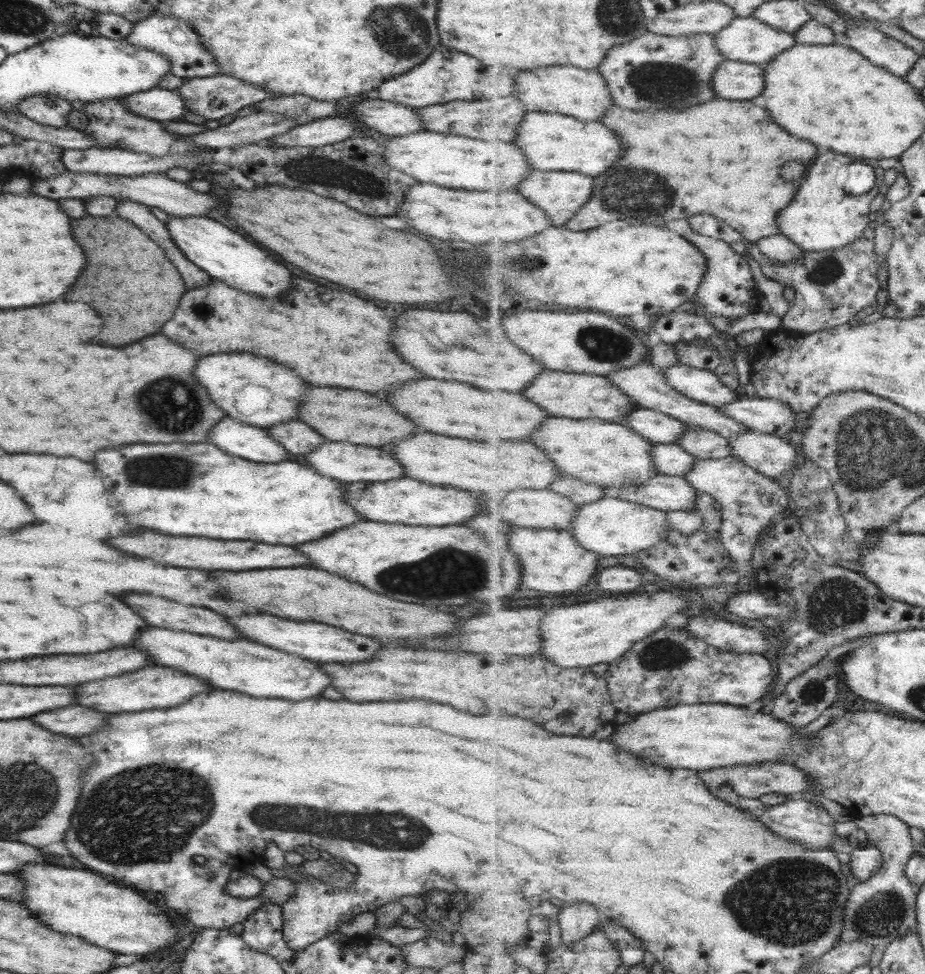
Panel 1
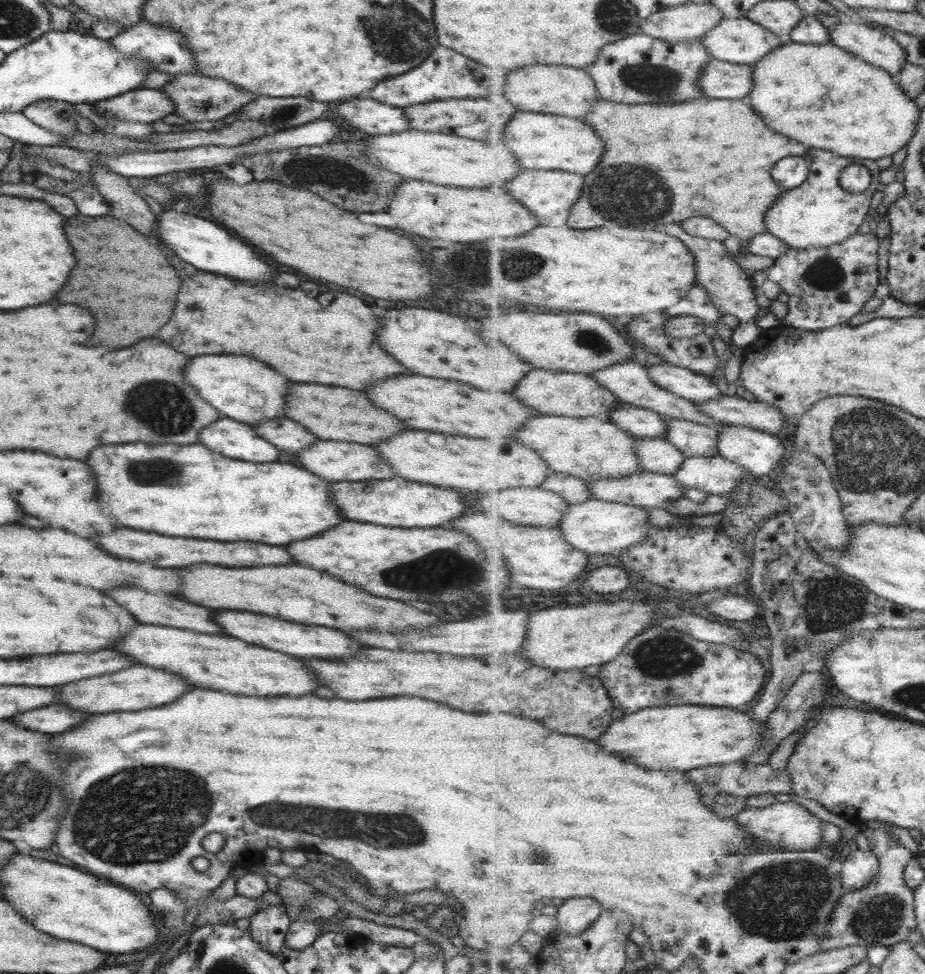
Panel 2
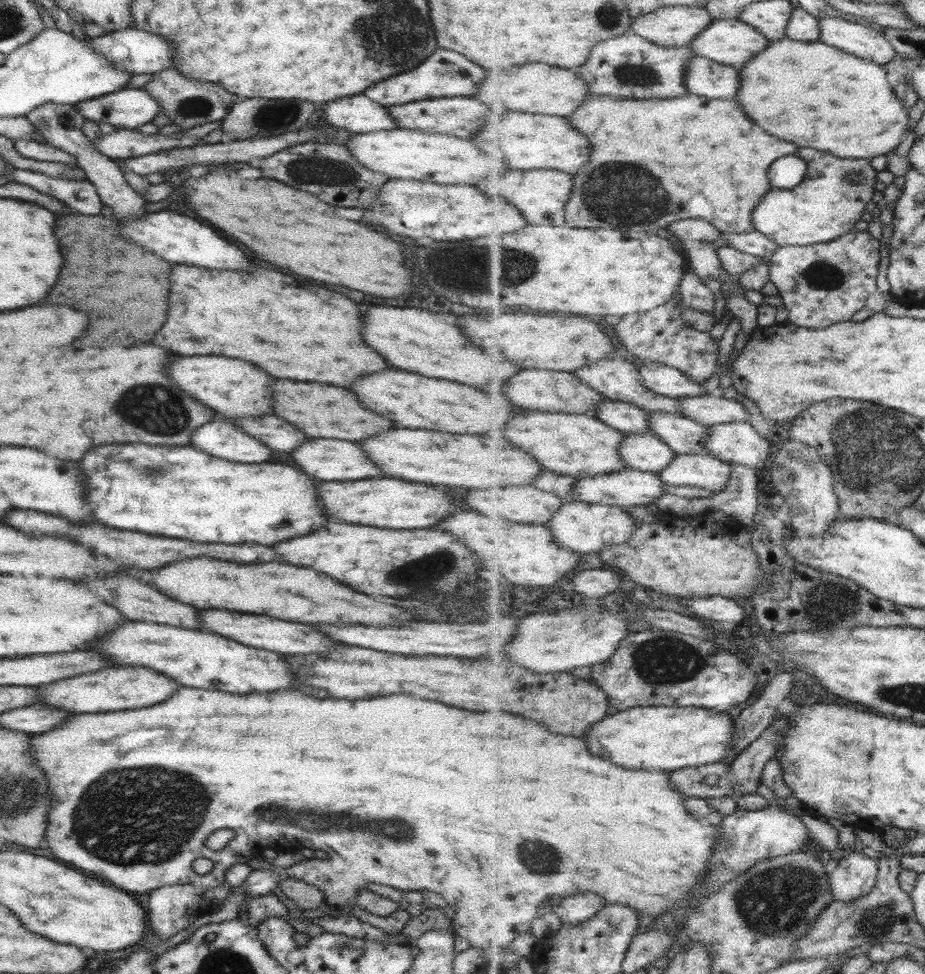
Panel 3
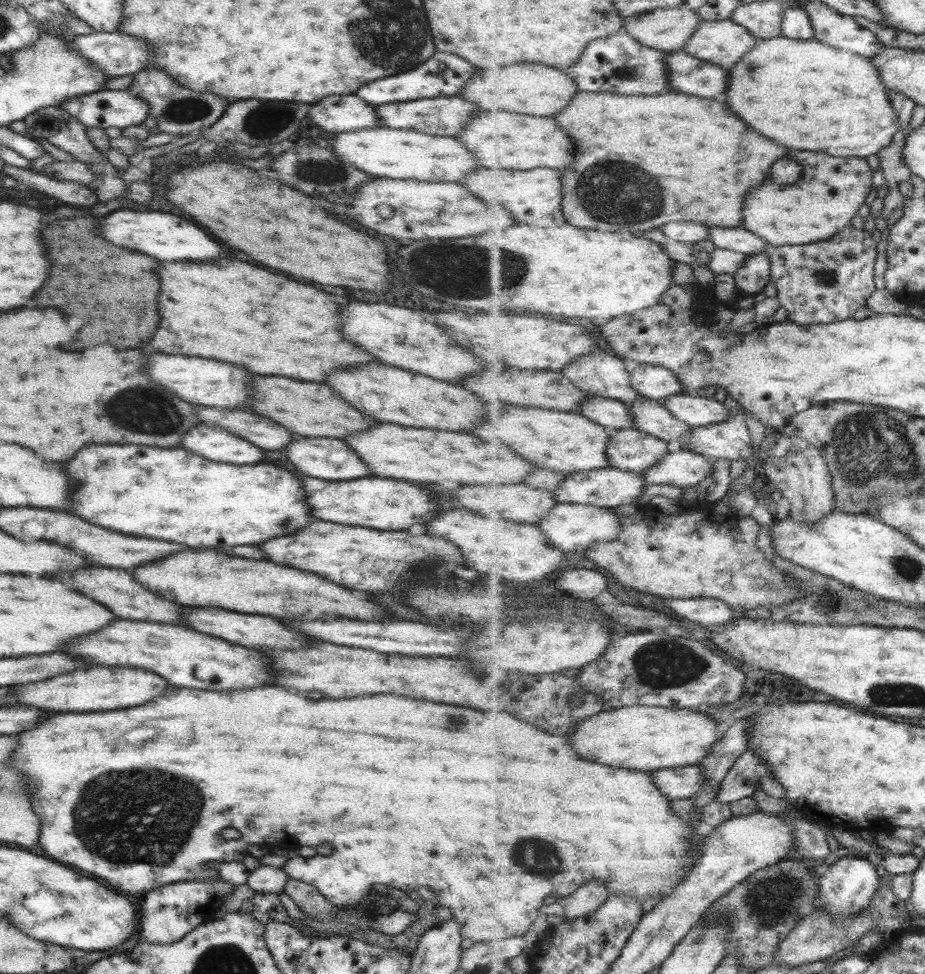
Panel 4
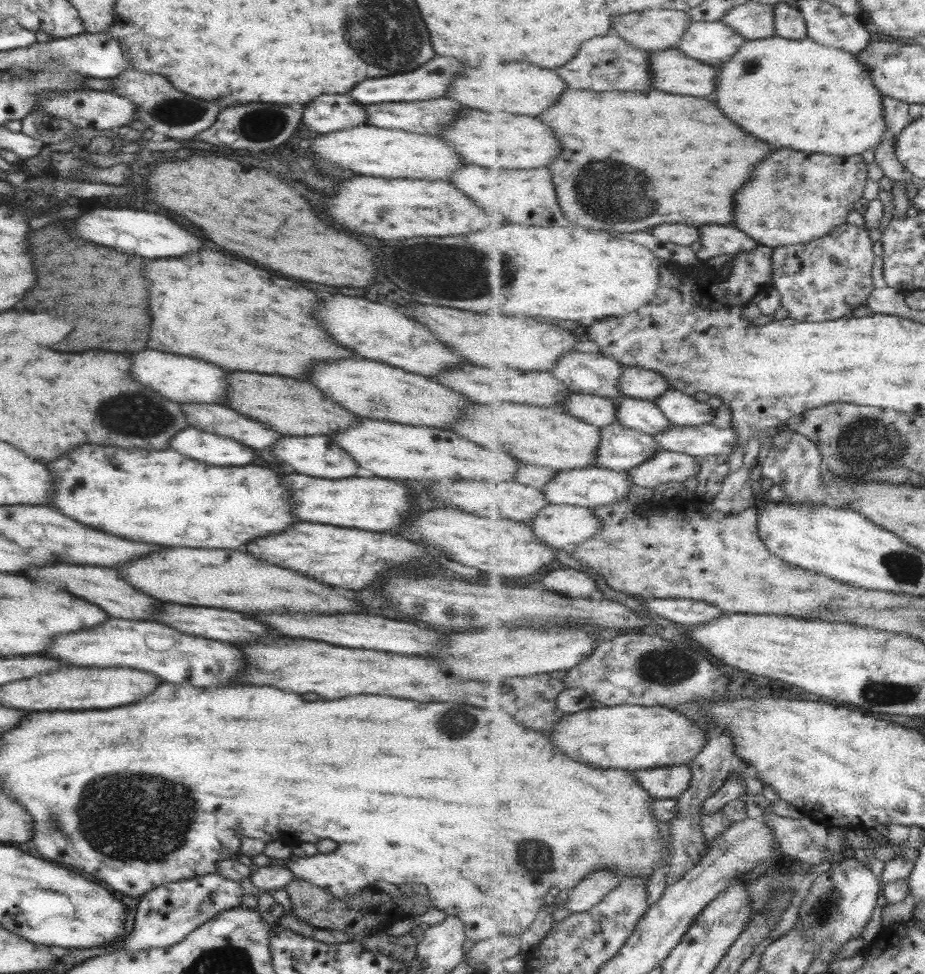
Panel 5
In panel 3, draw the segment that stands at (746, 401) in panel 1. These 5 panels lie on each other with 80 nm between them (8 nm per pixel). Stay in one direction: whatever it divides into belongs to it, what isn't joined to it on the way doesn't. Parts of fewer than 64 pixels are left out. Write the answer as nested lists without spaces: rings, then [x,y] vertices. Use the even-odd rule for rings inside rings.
[[[717,392],[700,397],[677,399],[682,415],[703,426],[712,427],[716,424],[746,421],[751,418],[751,414],[741,402],[735,398],[724,398]]]

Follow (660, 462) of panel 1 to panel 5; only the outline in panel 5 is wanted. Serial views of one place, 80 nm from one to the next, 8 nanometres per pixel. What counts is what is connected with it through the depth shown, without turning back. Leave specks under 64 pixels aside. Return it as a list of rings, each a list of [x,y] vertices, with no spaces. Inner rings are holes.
[[[621,423],[601,427],[600,431],[602,439],[596,452],[595,467],[628,471],[663,449],[653,435]]]

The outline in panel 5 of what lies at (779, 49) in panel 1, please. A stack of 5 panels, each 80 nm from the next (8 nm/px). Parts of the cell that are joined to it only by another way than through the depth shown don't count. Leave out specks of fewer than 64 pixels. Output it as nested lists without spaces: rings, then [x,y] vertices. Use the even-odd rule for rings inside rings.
[[[693,21],[676,48],[682,50],[689,58],[722,69],[747,40],[724,22]]]

